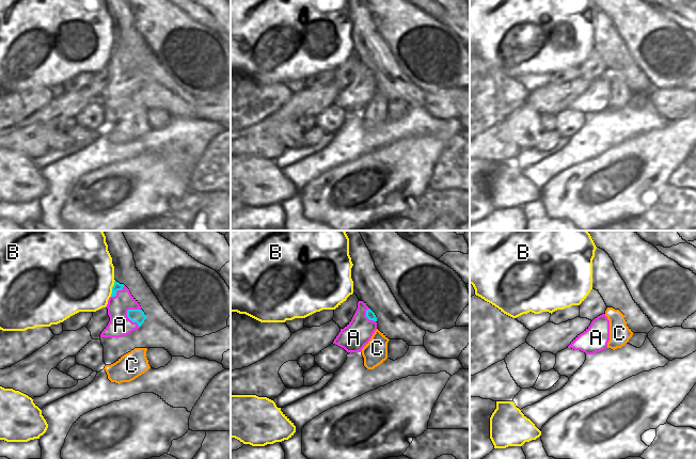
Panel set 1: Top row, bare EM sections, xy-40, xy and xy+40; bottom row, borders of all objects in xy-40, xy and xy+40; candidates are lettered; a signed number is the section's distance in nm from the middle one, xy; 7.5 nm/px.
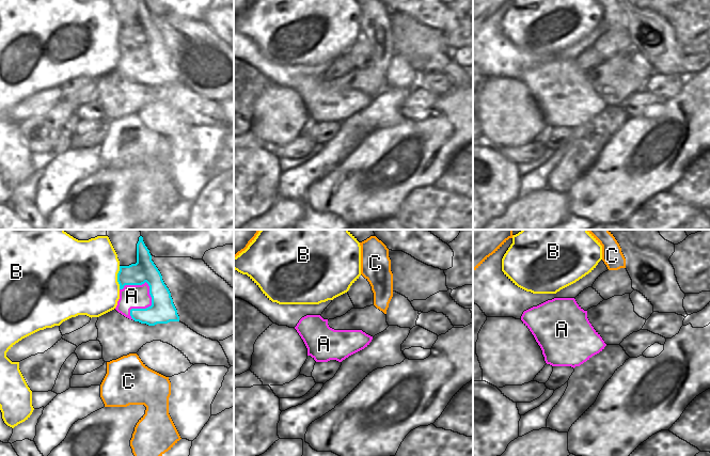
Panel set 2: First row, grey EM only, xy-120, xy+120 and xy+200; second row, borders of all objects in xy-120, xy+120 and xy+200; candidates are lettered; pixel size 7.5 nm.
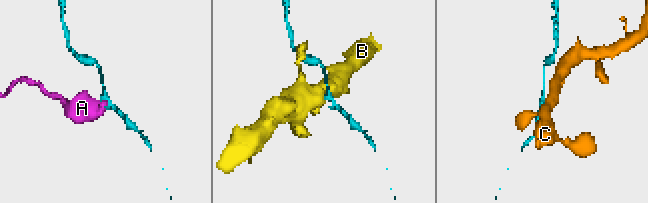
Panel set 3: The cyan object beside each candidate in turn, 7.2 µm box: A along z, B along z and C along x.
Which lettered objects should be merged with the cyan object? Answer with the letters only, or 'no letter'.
no letter

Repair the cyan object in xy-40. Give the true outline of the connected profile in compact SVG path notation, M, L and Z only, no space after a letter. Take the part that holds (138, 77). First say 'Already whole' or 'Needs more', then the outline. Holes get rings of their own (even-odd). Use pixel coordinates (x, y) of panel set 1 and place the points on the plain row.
Already whole. M128 70L127 78L132 83L137 83L139 88L141 88L144 81L146 80L146 76L142 70Z

